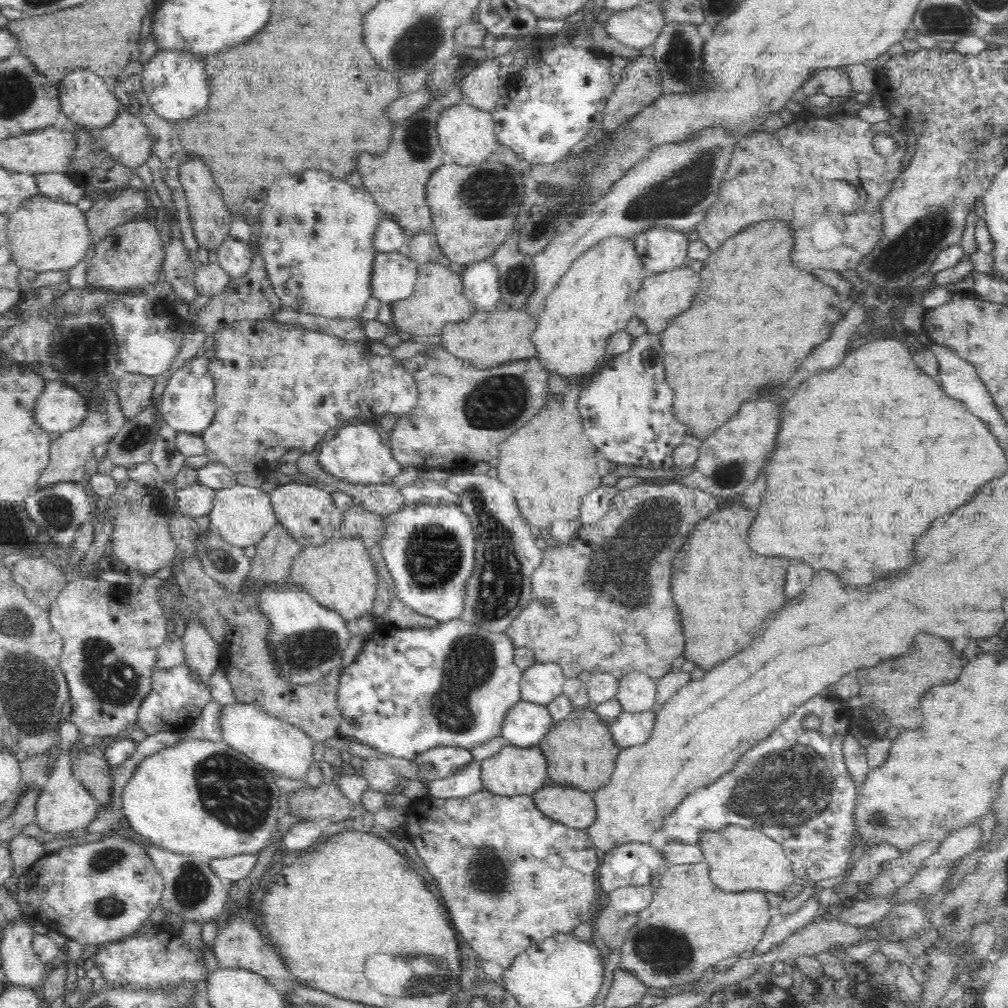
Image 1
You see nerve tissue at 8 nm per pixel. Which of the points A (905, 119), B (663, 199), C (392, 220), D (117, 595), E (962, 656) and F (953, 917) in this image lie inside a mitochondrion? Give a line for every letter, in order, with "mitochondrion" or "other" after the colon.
A: other
B: mitochondrion
C: other
D: other
E: other
F: mitochondrion

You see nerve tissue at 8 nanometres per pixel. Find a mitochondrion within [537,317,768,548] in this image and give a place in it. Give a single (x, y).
(727, 476)

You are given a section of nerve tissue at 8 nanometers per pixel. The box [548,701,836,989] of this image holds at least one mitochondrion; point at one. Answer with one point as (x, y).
(664, 951)

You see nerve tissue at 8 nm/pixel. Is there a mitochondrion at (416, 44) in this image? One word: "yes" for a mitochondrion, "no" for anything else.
yes

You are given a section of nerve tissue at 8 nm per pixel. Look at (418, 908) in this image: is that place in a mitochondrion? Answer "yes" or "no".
no

